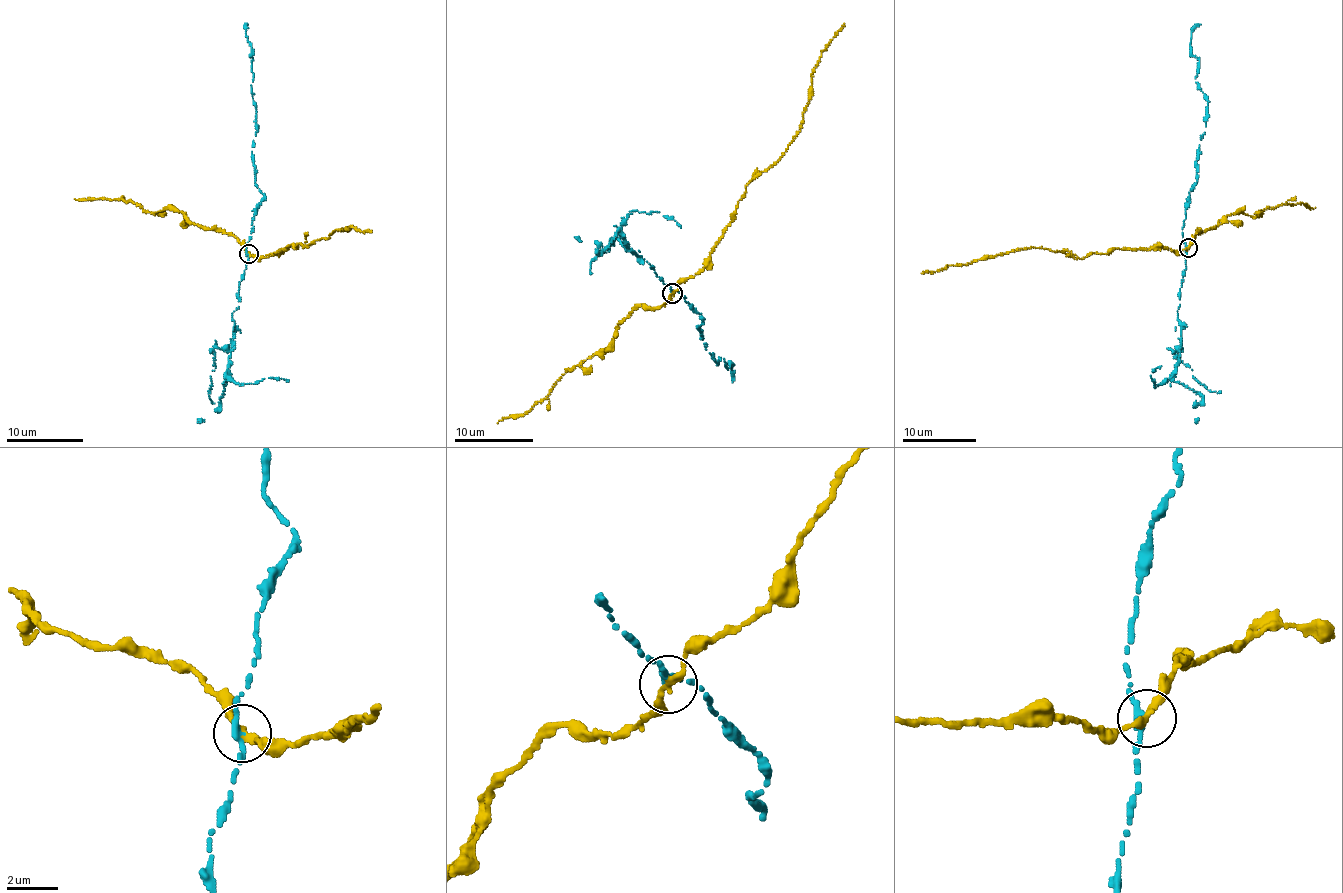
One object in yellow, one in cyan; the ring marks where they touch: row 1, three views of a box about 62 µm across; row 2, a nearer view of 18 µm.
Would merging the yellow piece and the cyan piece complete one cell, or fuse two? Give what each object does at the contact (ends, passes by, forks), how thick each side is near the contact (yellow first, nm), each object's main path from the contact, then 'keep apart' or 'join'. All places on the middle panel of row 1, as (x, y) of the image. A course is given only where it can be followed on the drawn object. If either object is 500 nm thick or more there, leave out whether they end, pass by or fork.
yellow passes by; cyan passes by; 240 nm thick on the yellow side, 280 nm on the other; yellow runs (673, 293), (680, 281), (705, 265), (747, 185), (772, 167), (800, 129), (821, 53), (844, 23); cyan runs (671, 292), (682, 294), (703, 319), (702, 339), (718, 365), (721, 357), (727, 368), (731, 363), (732, 382); keep apart

